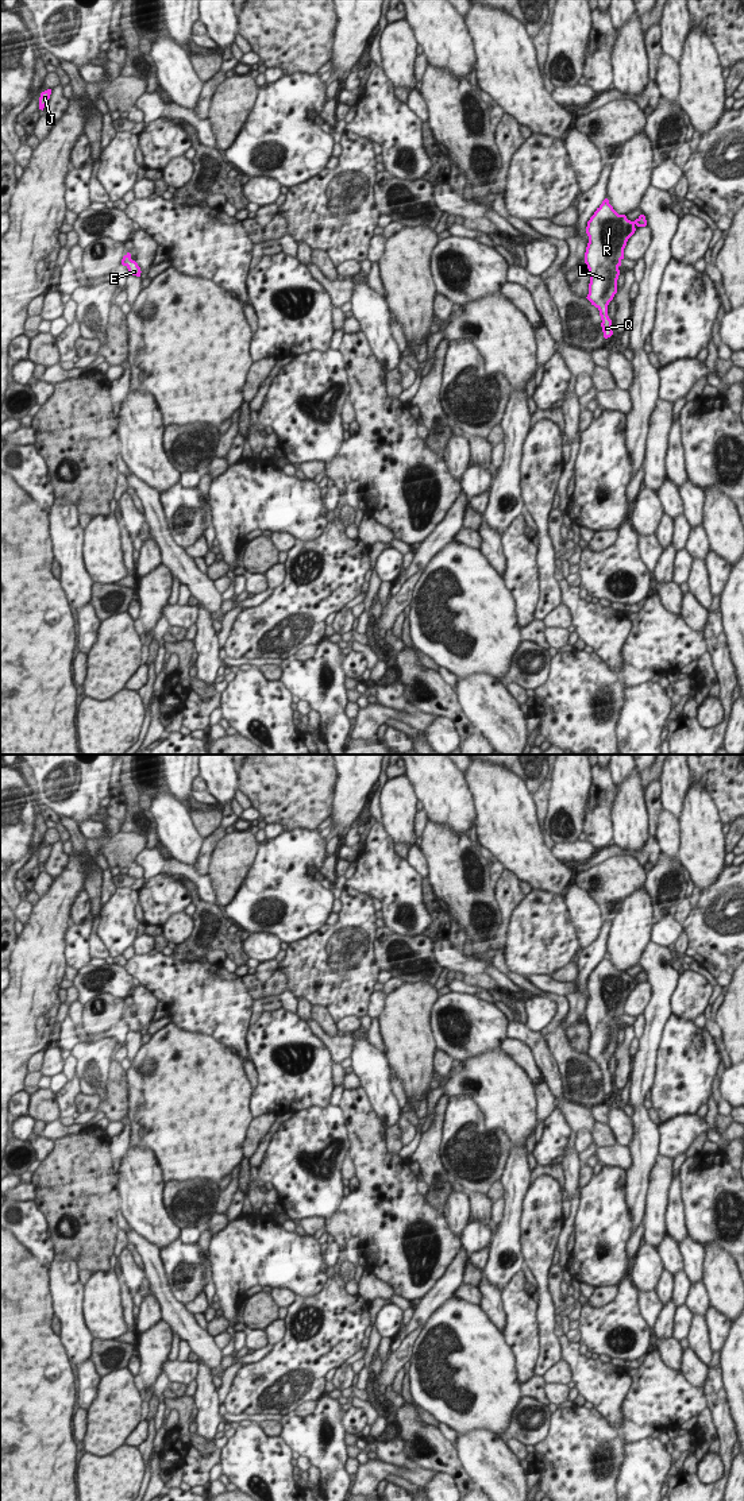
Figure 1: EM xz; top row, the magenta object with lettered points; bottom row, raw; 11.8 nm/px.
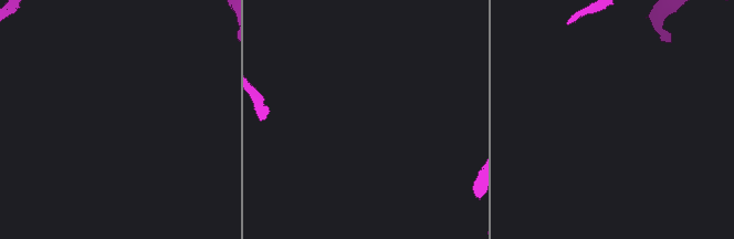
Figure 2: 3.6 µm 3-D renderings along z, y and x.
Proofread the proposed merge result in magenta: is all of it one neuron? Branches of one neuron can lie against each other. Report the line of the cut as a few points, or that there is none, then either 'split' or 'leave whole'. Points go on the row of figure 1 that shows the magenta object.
cut none; leave whole

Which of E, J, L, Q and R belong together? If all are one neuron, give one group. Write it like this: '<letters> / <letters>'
E J L Q R

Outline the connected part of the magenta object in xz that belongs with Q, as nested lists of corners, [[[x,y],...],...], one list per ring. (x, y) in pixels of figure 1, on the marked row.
[[[605,198],[587,221],[589,243],[585,263],[589,269],[590,283],[587,300],[600,310],[604,337],[613,335],[608,305],[617,293],[618,267],[624,259],[624,248],[635,234],[635,227],[645,227],[647,220],[640,215],[635,221],[618,215]]]

